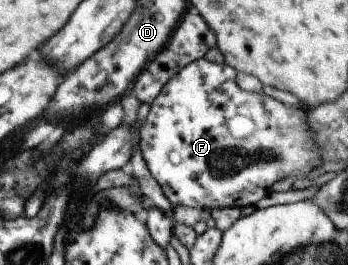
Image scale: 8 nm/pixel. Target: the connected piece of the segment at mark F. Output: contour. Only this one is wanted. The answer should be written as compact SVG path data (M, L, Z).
M202 58L196 60L192 64L188 64L184 70L180 70L178 76L172 76L172 80L166 84L166 87L156 100L154 100L151 109L147 117L143 120L139 126L140 129L140 145L142 148L142 155L150 168L150 172L154 174L156 180L160 184L164 195L168 198L174 206L185 205L188 207L199 207L210 211L214 208L223 207L254 207L256 202L269 193L269 189L274 182L281 180L282 178L288 178L288 176L305 177L320 165L318 163L318 154L314 150L314 144L312 144L312 132L310 128L306 128L306 110L300 105L298 106L284 106L282 102L266 96L263 92L246 92L238 88L238 84L234 82L235 71L225 63L216 64L213 62L207 62Z

